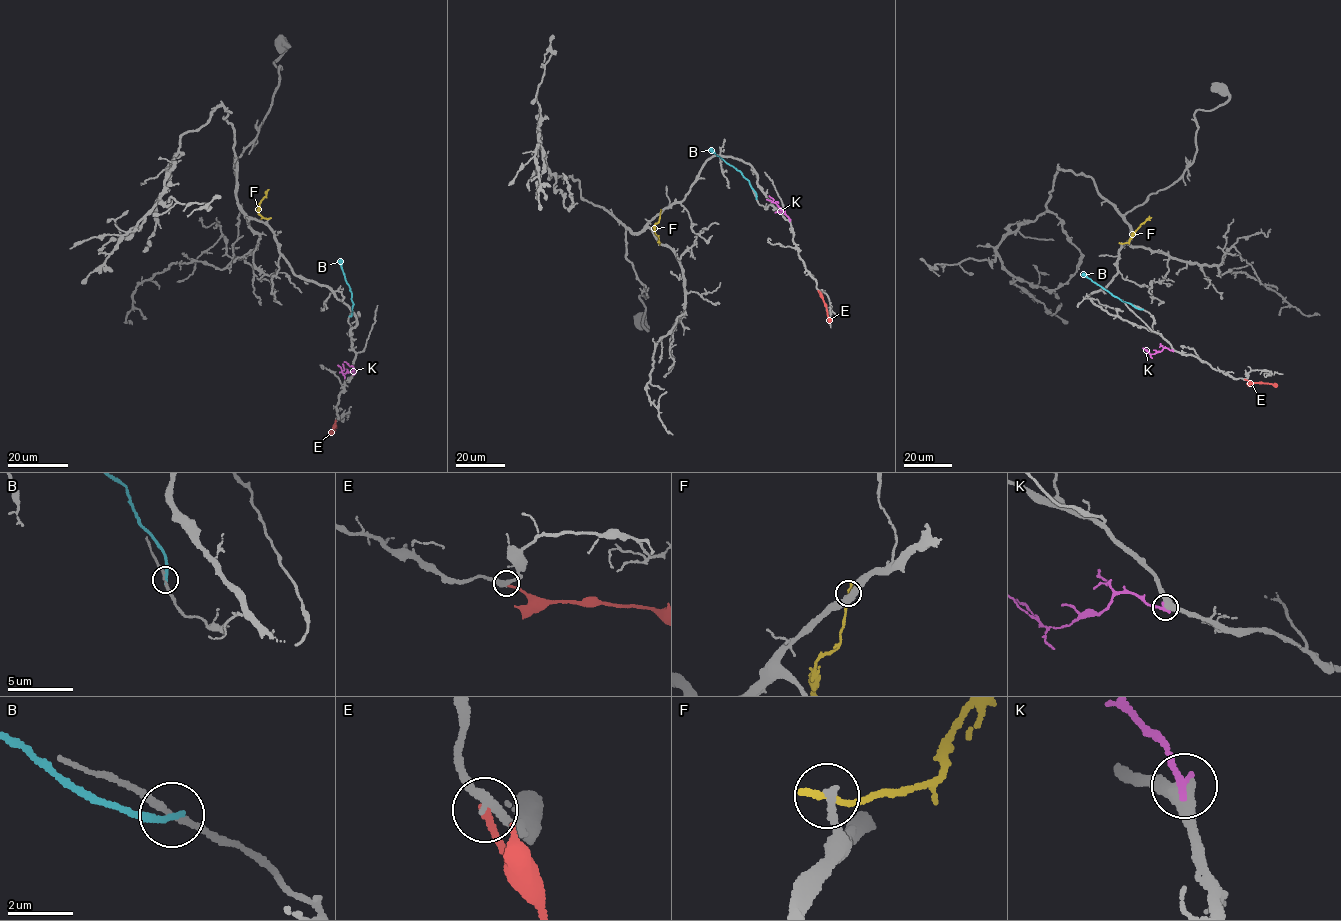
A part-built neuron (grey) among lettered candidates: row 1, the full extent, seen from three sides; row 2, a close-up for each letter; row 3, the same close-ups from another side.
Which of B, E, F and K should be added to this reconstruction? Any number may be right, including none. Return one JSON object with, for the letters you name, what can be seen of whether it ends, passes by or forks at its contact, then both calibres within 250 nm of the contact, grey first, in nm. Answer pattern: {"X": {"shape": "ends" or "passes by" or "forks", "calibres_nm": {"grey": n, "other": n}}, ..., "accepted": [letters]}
{"accepted": []}

